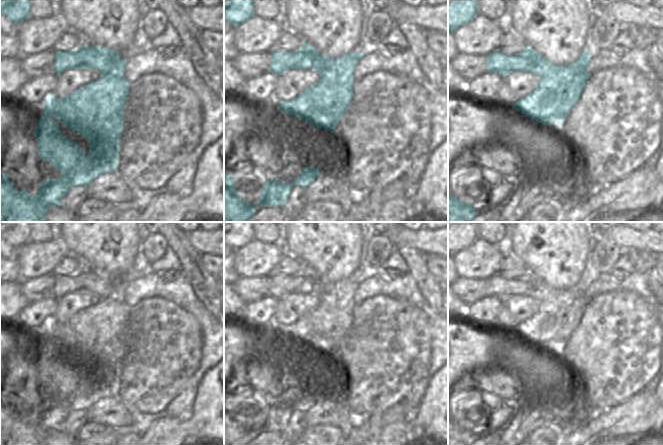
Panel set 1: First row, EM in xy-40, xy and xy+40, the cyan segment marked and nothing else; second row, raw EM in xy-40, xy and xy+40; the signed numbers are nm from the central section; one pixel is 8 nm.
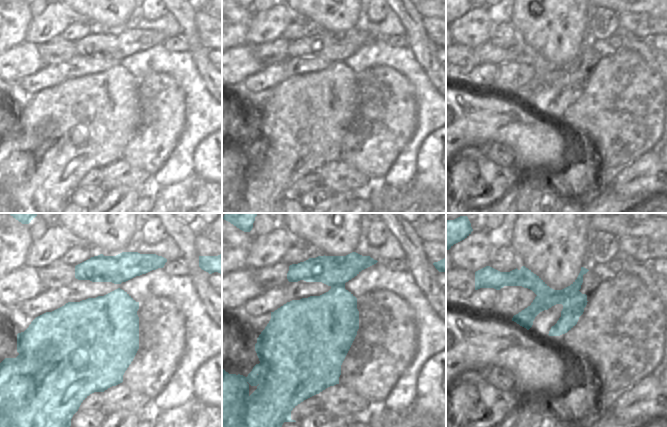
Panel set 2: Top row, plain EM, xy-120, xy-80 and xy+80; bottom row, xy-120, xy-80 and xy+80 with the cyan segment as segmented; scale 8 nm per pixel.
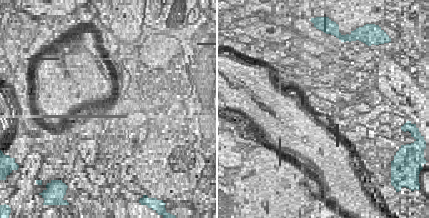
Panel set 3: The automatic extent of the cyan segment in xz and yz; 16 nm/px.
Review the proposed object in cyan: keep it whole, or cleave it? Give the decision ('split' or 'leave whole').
split

